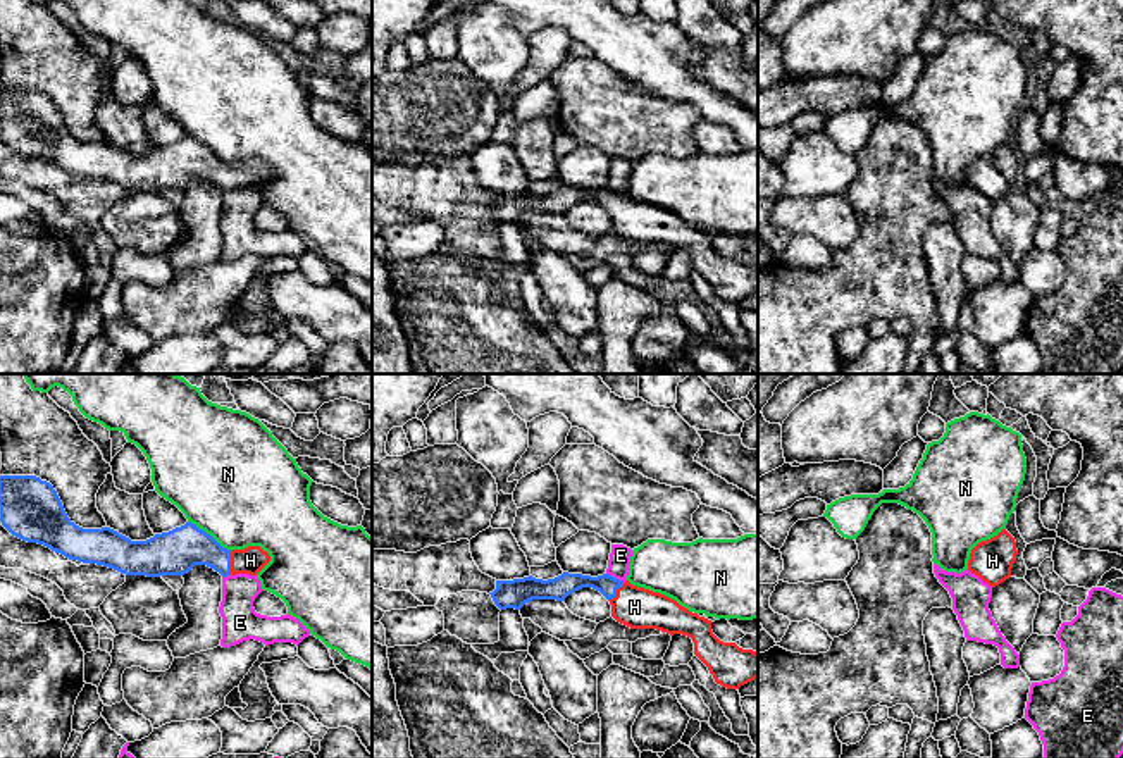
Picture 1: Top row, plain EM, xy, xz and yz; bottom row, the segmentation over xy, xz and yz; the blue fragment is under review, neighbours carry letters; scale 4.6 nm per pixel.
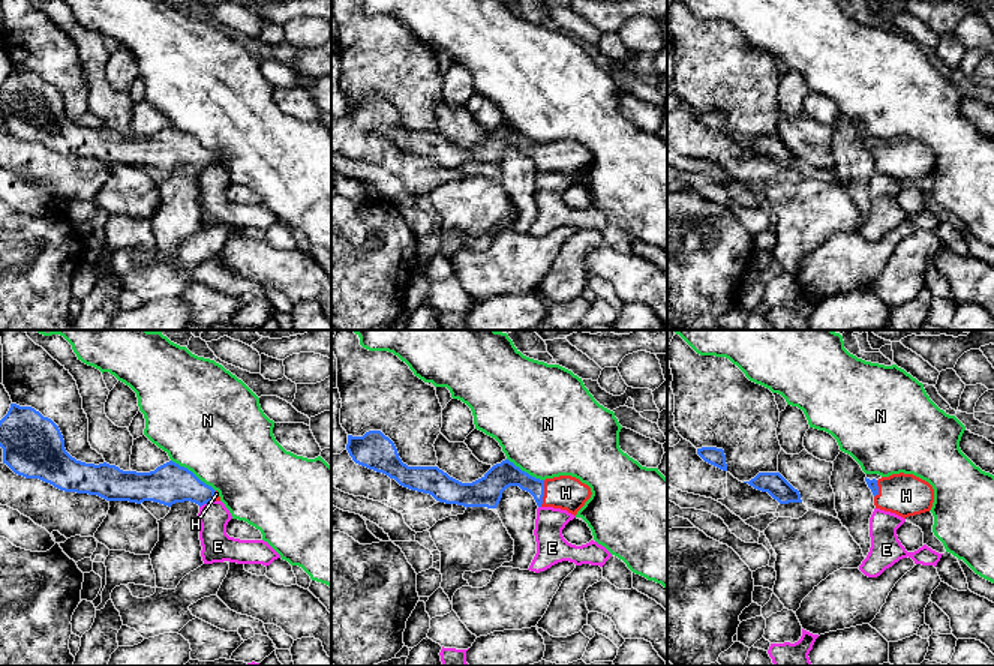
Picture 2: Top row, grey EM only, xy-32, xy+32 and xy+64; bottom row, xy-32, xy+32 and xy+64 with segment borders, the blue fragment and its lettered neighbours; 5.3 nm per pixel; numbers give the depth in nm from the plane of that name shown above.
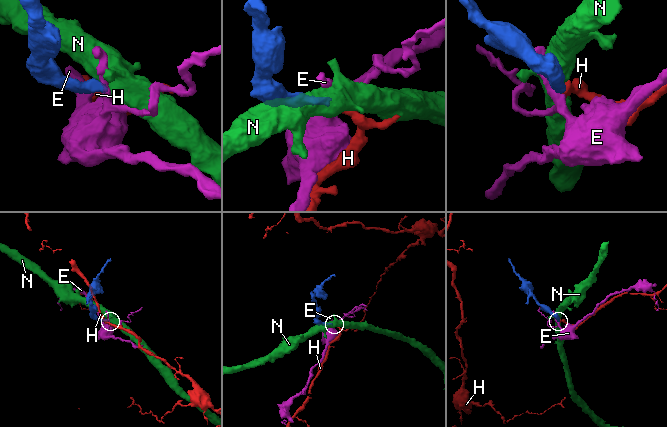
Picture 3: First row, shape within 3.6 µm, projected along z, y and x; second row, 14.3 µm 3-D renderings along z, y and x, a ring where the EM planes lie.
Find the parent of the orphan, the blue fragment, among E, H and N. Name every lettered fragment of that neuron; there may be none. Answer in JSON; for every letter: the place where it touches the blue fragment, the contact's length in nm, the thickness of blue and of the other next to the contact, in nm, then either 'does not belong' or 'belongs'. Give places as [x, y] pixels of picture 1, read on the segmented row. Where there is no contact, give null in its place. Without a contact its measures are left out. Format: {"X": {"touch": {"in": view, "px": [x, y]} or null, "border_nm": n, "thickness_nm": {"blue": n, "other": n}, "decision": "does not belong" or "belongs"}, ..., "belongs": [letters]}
{"E": {"touch": {"in": "xz", "px": [614, 577]}, "border_nm": 100, "thickness_nm": {"blue": 100, "other": 100}, "decision": "does not belong"}, "H": {"touch": {"in": "xy", "px": [229, 564]}, "border_nm": 110, "thickness_nm": {"blue": 200, "other": 130}, "decision": "belongs"}, "N": {"touch": {"in": "xy", "px": [209, 534]}, "border_nm": 240, "thickness_nm": {"blue": 200, "other": 500}, "decision": "does not belong"}, "belongs": ["H"]}

